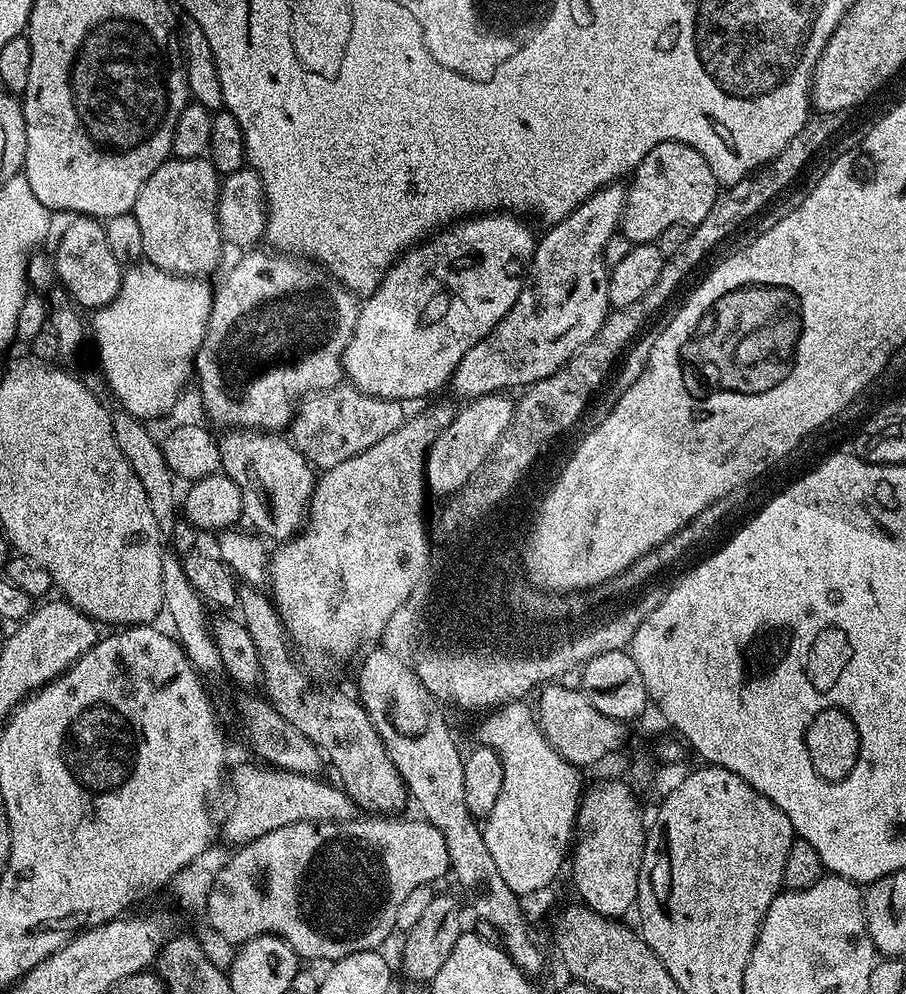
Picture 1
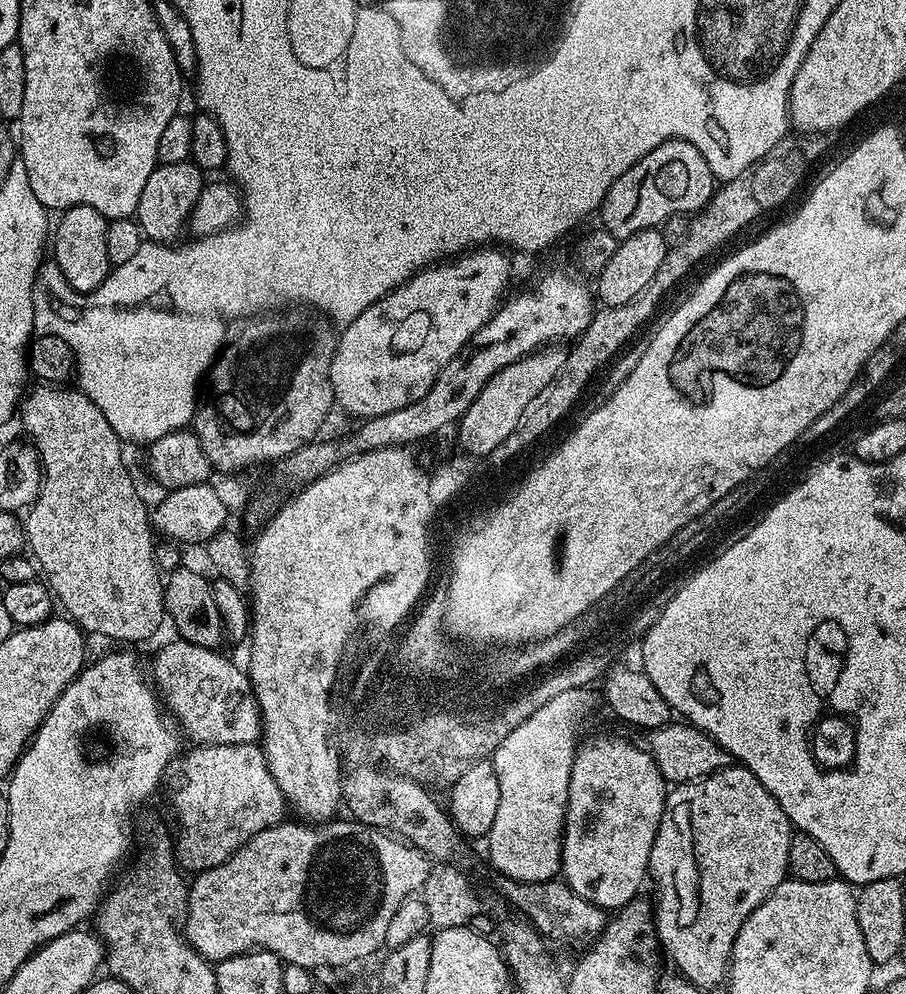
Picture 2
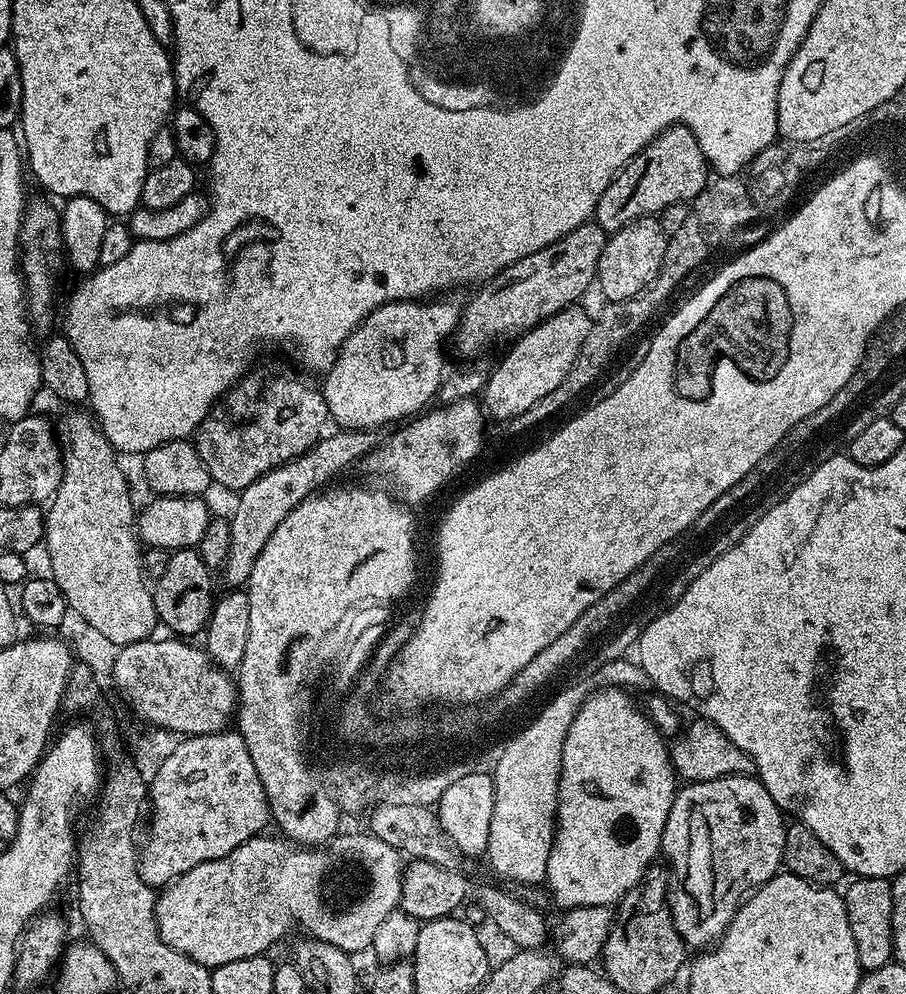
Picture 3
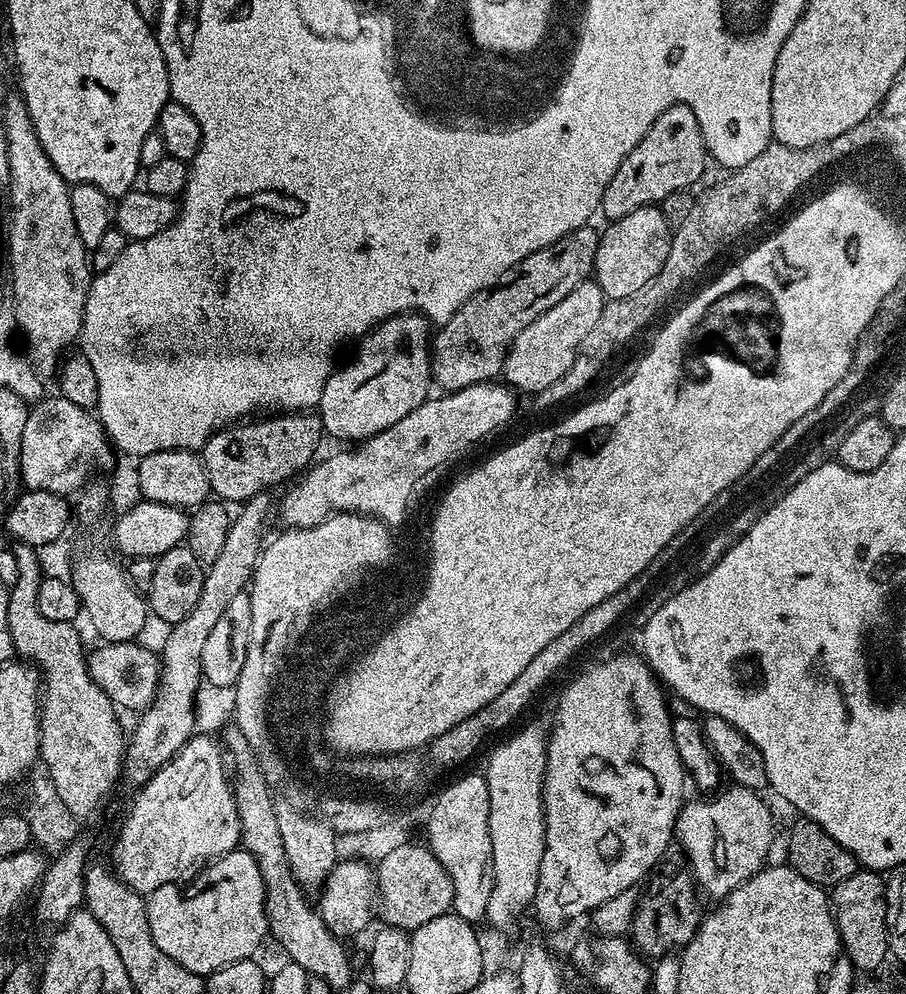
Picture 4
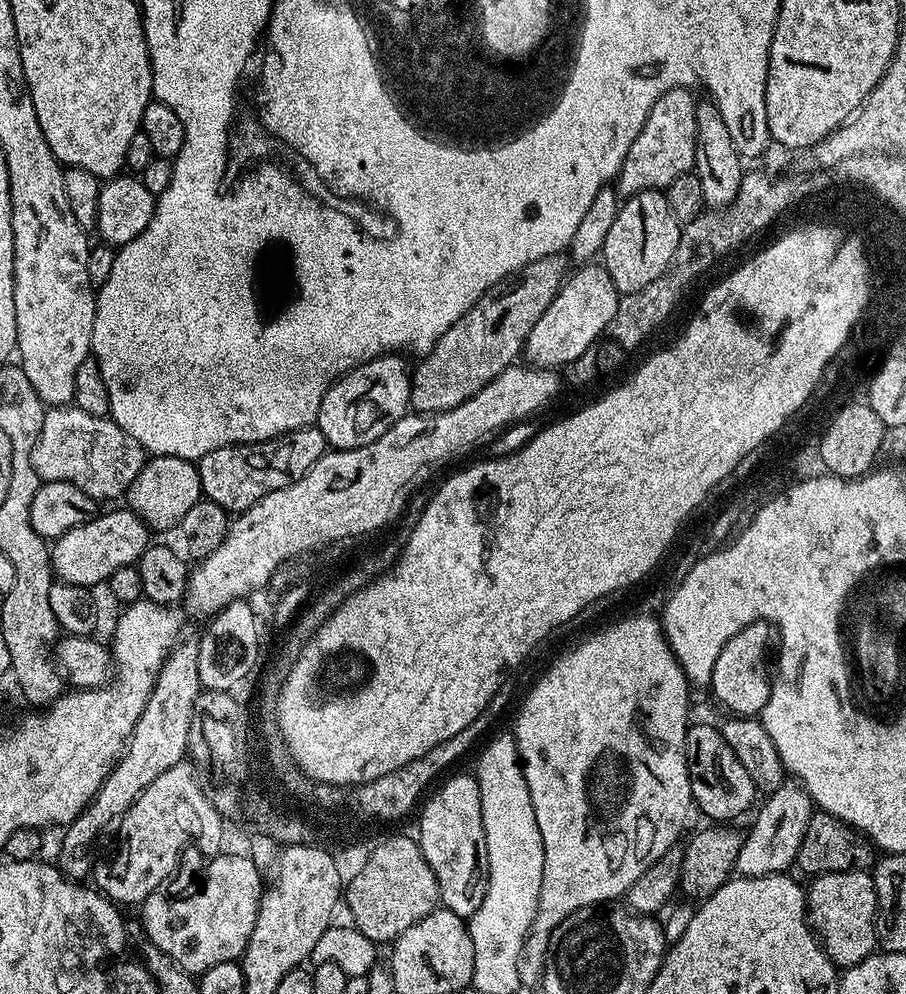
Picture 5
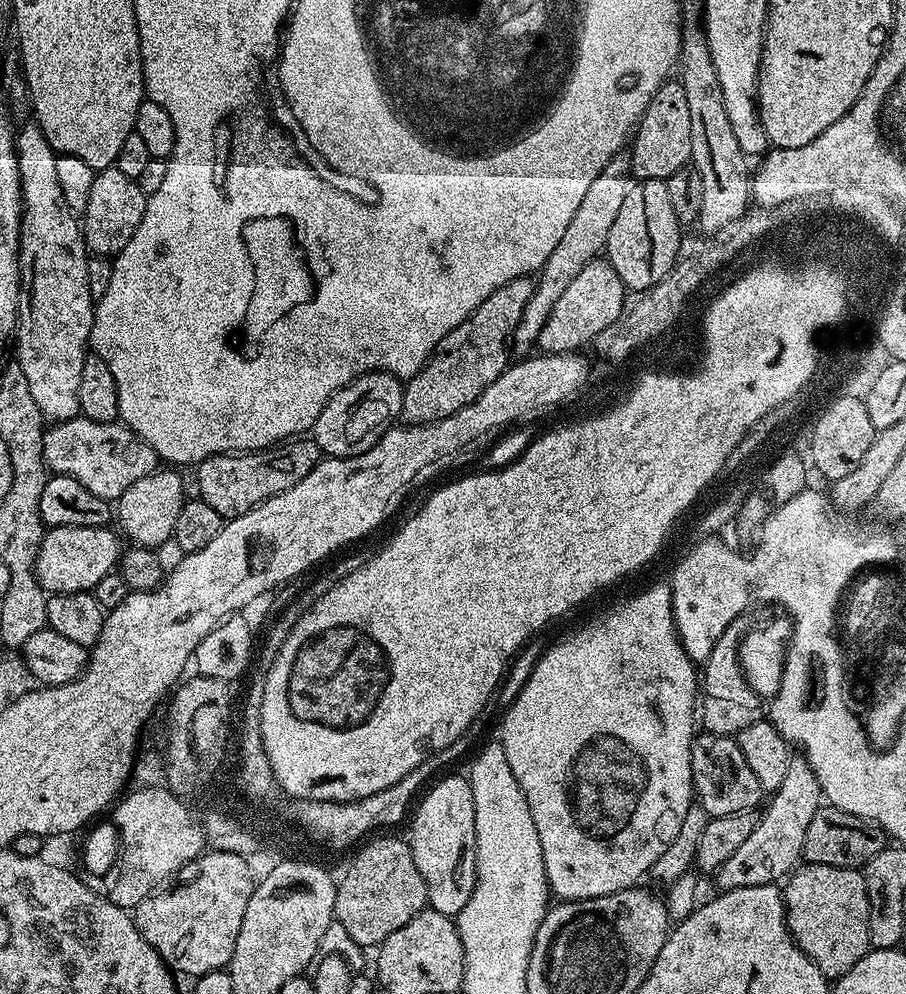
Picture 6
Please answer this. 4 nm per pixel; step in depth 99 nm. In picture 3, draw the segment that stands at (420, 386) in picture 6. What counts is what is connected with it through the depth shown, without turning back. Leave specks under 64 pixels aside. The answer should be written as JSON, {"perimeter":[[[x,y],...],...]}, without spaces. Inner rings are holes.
{"perimeter":[[[589,222],[570,230],[558,242],[503,268],[494,278],[495,283],[500,283],[497,288],[481,287],[481,292],[468,305],[463,305],[456,330],[450,337],[451,347],[453,344],[460,356],[480,358],[495,340],[503,336],[519,337],[554,313],[573,307],[579,301],[576,299],[596,284],[598,258],[602,258],[608,237],[602,226]]]}

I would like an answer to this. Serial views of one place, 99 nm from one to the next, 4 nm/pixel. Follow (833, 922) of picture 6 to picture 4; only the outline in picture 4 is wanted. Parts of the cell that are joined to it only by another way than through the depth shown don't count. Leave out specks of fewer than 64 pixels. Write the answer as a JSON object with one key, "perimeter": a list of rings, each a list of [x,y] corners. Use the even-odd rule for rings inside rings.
{"perimeter":[[[857,870],[846,882],[836,885],[830,892],[830,907],[836,917],[836,929],[840,945],[853,969],[872,972],[884,959],[889,959],[888,927],[884,909],[884,886],[886,880],[879,871]]]}

